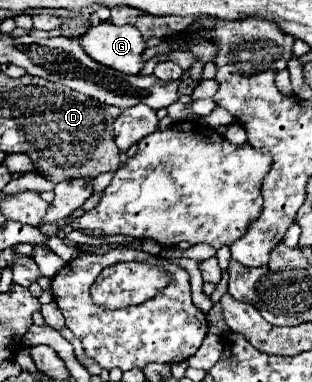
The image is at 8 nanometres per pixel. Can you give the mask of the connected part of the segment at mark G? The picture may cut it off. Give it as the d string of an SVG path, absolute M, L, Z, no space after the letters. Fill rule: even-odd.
M102 22L80 36L80 44L92 60L126 76L138 76L146 64L142 60L146 40L134 26L114 26L112 22Z

